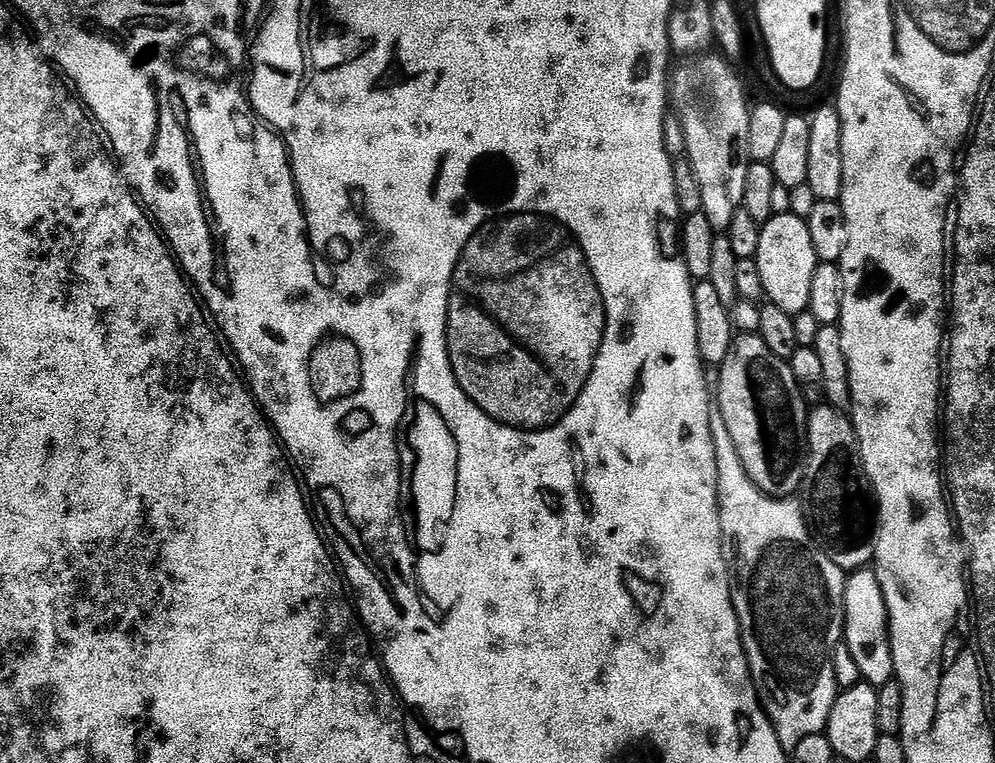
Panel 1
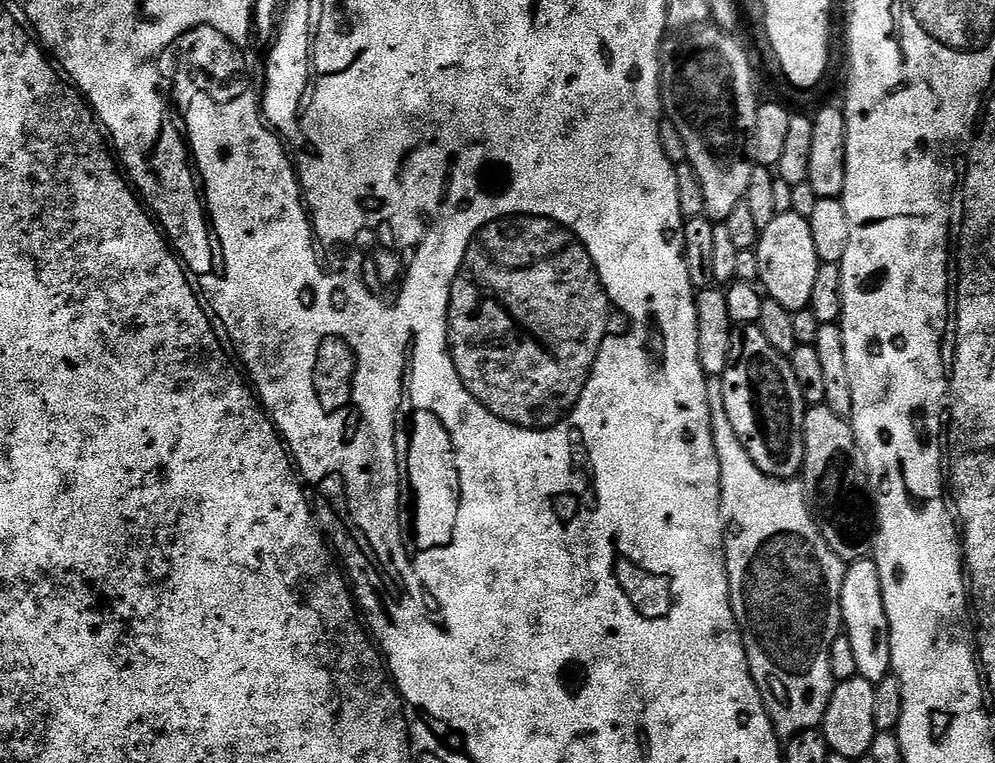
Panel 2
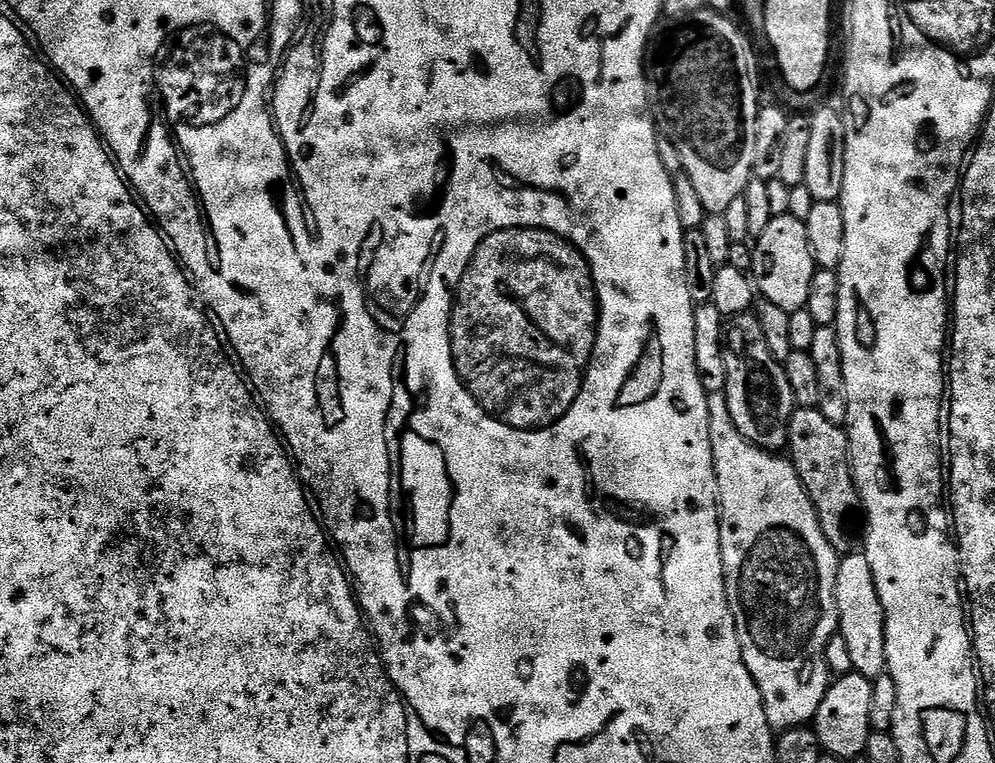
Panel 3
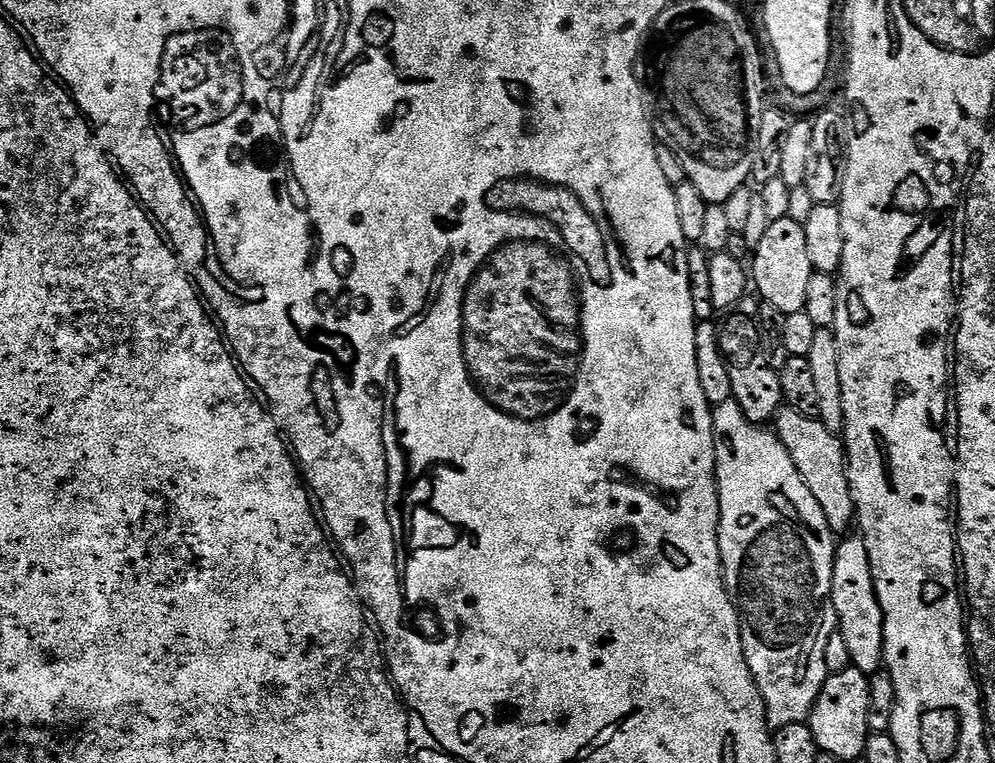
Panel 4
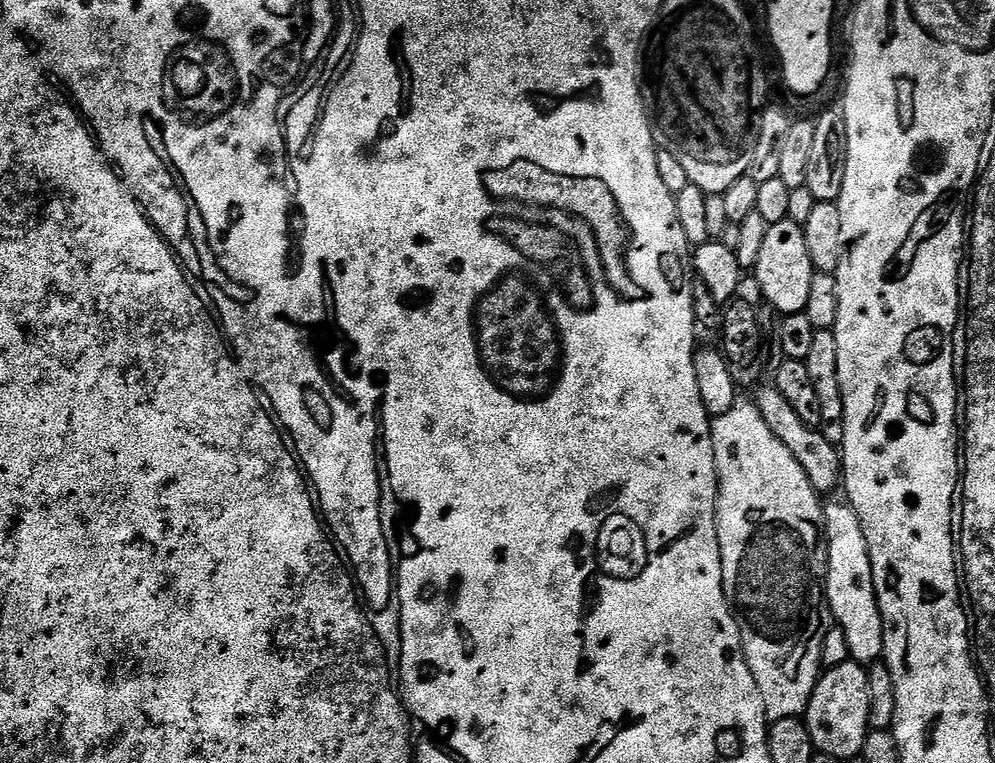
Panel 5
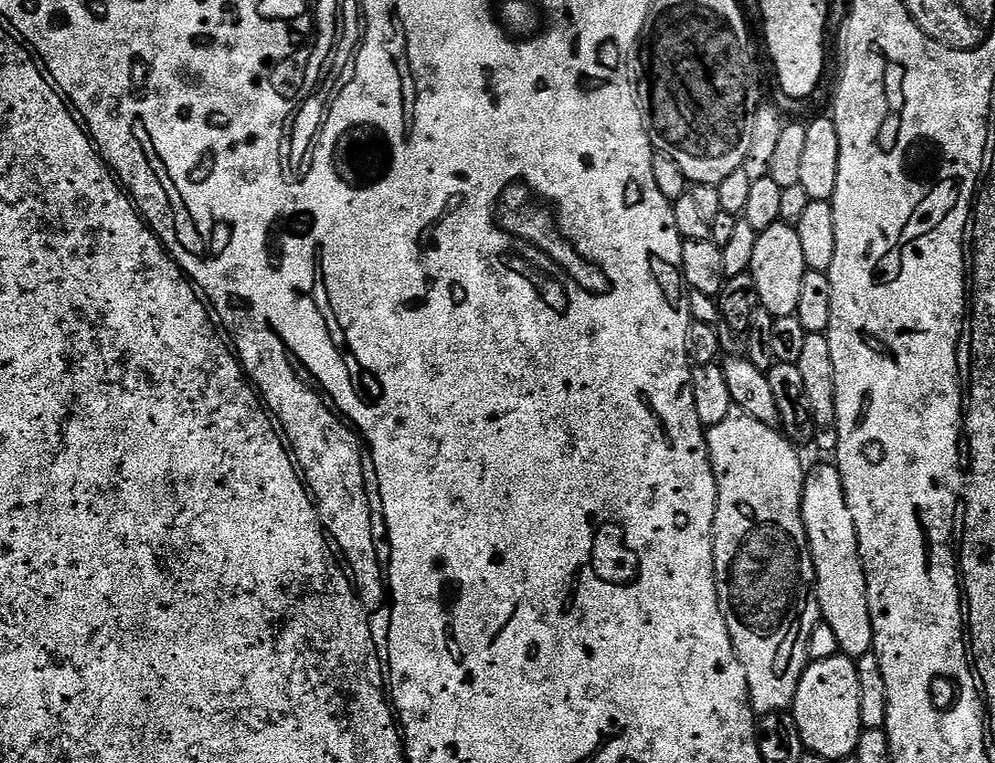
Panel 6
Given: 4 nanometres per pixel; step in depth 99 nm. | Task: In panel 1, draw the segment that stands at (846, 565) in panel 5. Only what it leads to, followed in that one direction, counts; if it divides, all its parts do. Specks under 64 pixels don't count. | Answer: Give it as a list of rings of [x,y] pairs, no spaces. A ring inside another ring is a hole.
[[[871,567],[851,573],[844,581],[844,634],[842,642],[850,650],[850,654],[854,654],[854,662],[858,665],[863,683],[870,684],[873,688],[879,690],[883,684],[893,680],[896,671],[892,657],[892,643],[888,633],[886,598],[882,594],[882,586],[878,586],[878,578]]]

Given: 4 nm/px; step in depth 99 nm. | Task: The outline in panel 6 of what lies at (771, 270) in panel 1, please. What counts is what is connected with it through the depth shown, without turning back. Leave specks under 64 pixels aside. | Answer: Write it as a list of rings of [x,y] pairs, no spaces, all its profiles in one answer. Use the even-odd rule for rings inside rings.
[[[774,223],[765,232],[757,235],[750,271],[758,286],[760,304],[773,318],[796,315],[802,298],[804,275],[810,269],[806,262],[806,254],[803,253],[802,238],[791,223]]]

